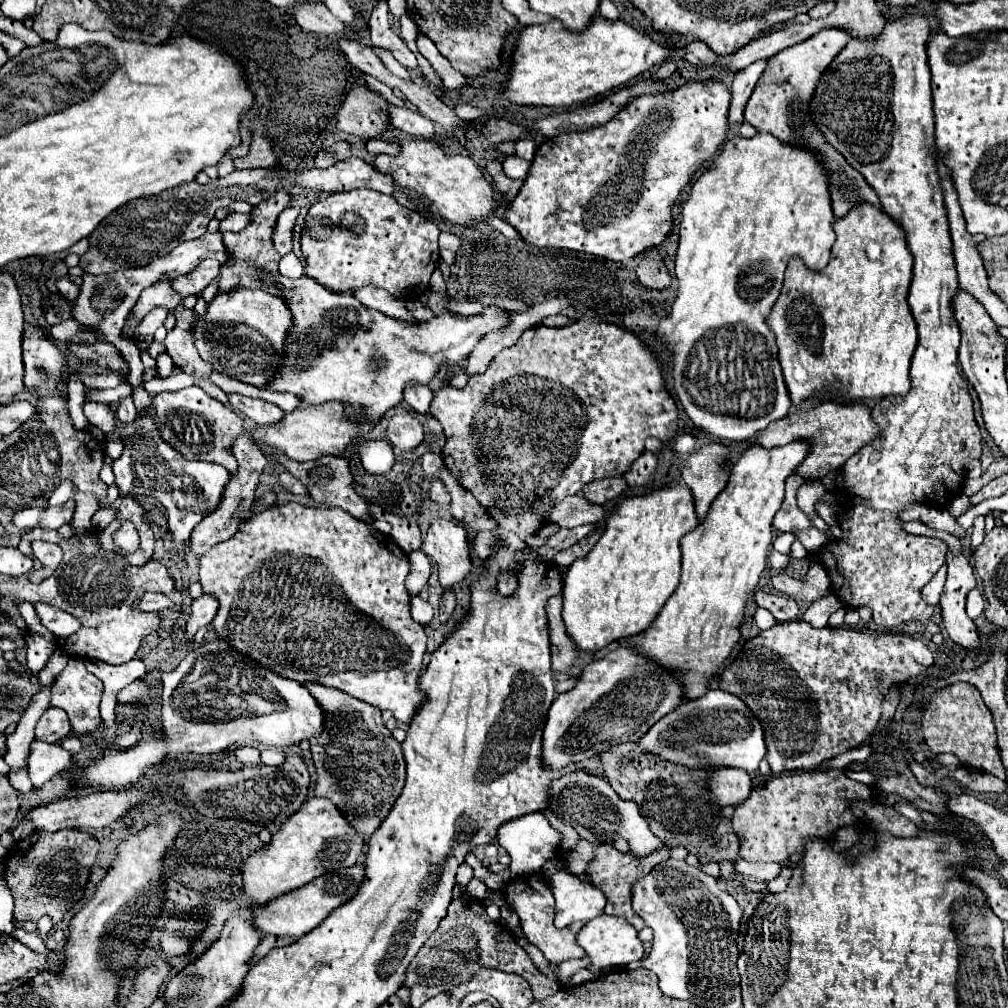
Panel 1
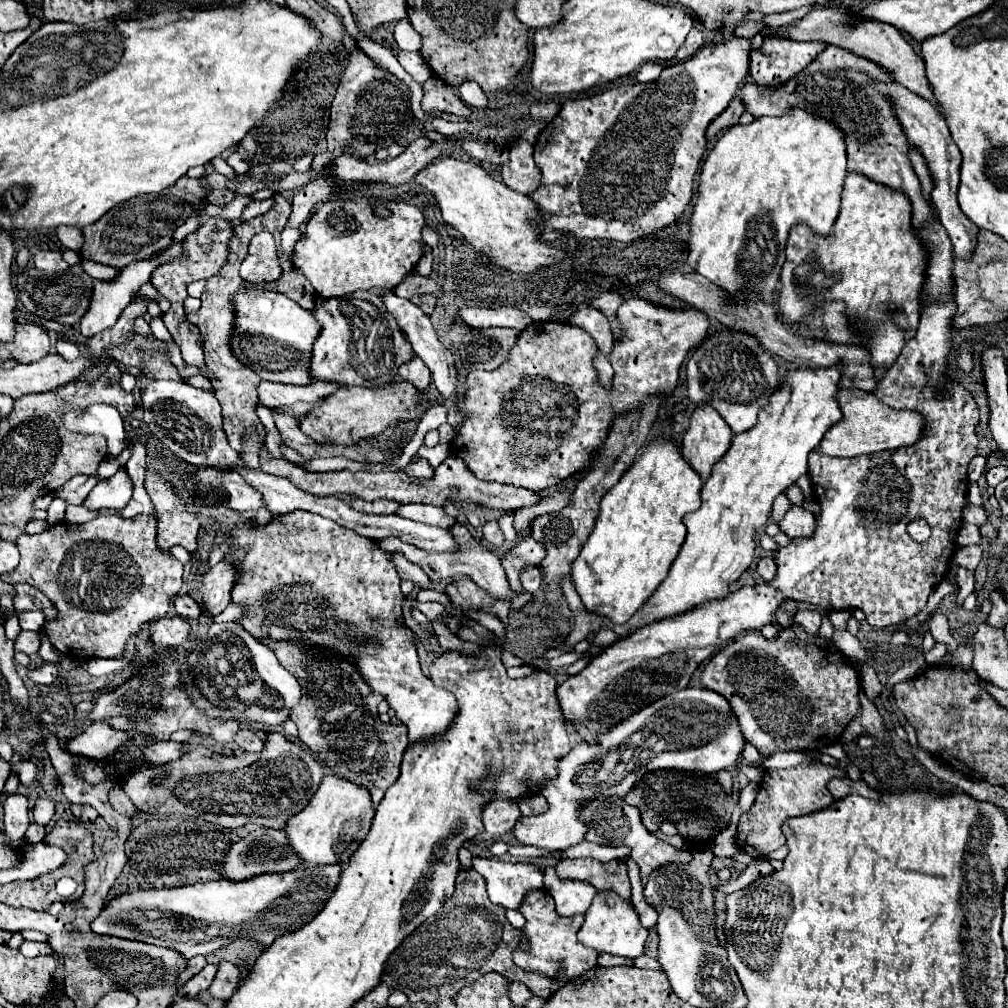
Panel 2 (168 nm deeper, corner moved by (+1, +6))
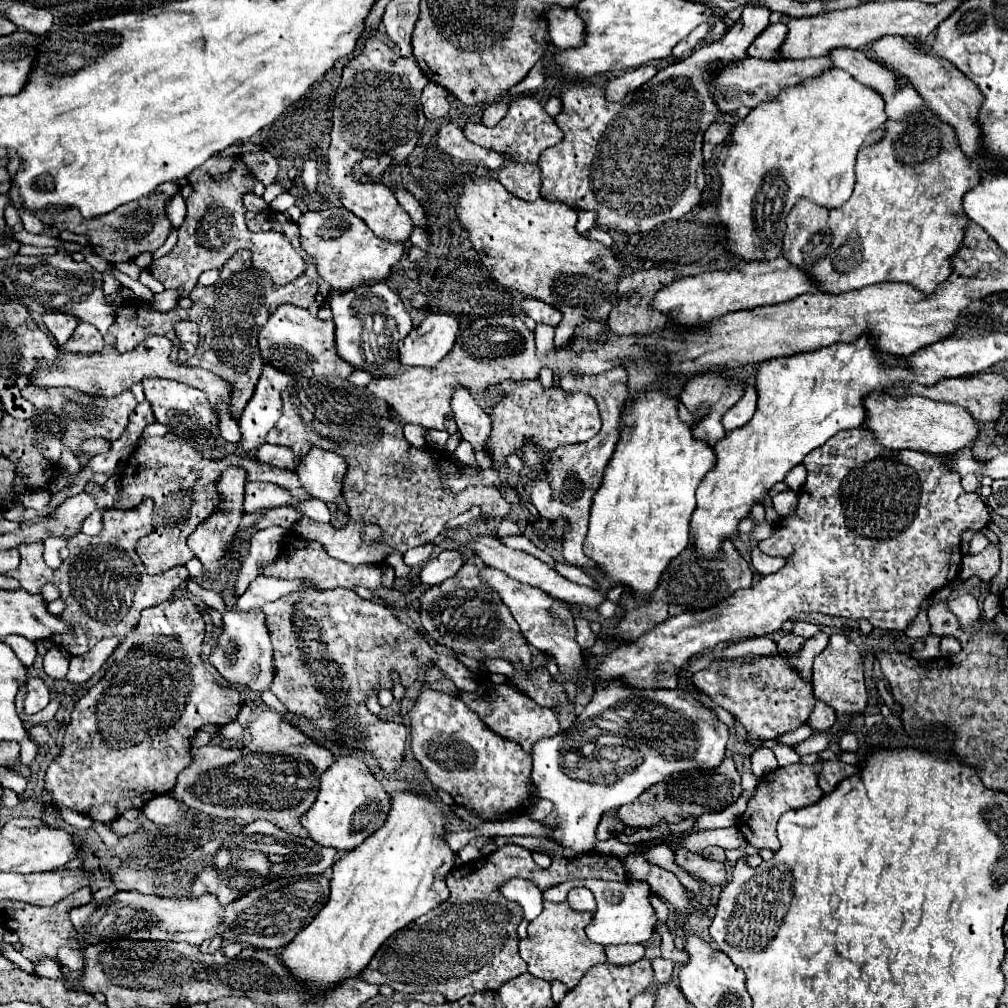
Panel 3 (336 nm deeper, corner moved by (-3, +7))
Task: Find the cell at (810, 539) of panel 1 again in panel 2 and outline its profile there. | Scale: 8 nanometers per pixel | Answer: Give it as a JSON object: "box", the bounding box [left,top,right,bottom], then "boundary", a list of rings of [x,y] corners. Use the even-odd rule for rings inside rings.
{"box":[779,505,815,539],"boundary":[[[793,505],[791,511],[779,521],[779,529],[791,539],[793,537],[807,537],[815,531],[815,517],[805,507]]]}

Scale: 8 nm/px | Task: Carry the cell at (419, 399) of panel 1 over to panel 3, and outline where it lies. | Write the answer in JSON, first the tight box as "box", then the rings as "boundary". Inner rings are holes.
{"box":[399,314,459,368],"boundary":[[[431,314],[411,334],[399,342],[399,360],[403,366],[433,368],[453,348],[459,326],[453,316]]]}

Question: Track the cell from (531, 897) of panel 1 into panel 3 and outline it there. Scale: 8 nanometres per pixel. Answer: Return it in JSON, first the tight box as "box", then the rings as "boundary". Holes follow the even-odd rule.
{"box":[519,900,607,990],"boundary":[[[543,900],[543,912],[529,924],[527,928],[527,938],[519,942],[519,954],[521,958],[527,962],[529,966],[529,974],[541,978],[541,980],[547,980],[547,982],[553,982],[553,980],[559,980],[563,982],[569,990],[575,988],[579,984],[579,980],[589,972],[589,968],[597,966],[597,964],[603,964],[607,958],[603,954],[603,946],[599,944],[593,944],[587,936],[585,936],[585,926],[591,922],[593,918],[593,912],[575,912],[567,902],[549,902],[549,900]]]}

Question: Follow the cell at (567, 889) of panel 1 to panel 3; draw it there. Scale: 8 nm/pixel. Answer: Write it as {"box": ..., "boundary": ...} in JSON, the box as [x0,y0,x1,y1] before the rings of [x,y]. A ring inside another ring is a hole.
{"box":[567,886,595,912],"boundary":[[[585,886],[573,888],[567,894],[567,902],[573,910],[579,910],[579,912],[593,912],[595,910],[595,898],[593,898],[591,890],[585,888]]]}

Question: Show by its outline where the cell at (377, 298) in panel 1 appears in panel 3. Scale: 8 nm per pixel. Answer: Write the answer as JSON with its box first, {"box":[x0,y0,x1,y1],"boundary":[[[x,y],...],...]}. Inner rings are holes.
{"box":[451,386,491,450],"boundary":[[[465,386],[455,388],[451,408],[461,438],[471,442],[475,450],[485,448],[485,440],[489,438],[491,432],[491,420],[489,414],[477,404],[477,400]]]}

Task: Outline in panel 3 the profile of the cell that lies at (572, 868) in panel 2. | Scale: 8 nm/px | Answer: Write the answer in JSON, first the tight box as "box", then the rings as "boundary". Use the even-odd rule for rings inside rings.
{"box":[361,844,627,1002],"boundary":[[[507,844],[505,848],[501,848],[501,850],[497,850],[489,856],[479,858],[479,862],[461,864],[455,870],[451,870],[451,874],[447,874],[447,886],[449,886],[449,892],[451,892],[447,904],[443,902],[441,906],[431,910],[427,916],[421,916],[415,922],[411,922],[411,926],[405,926],[403,930],[399,930],[399,934],[393,934],[379,948],[379,954],[375,954],[375,958],[371,960],[367,970],[363,970],[361,980],[369,982],[369,984],[377,984],[377,986],[387,984],[395,992],[401,992],[401,994],[441,992],[447,1002],[455,1002],[465,994],[473,994],[473,992],[481,992],[481,990],[497,990],[507,980],[511,980],[519,974],[525,974],[527,964],[517,954],[517,944],[519,944],[517,926],[523,920],[521,908],[519,908],[519,904],[505,900],[497,892],[497,888],[507,878],[513,878],[513,876],[531,878],[541,890],[547,890],[551,886],[557,886],[561,882],[575,880],[575,878],[627,880],[627,872],[623,868],[623,862],[615,856],[605,856],[605,854],[599,854],[599,852],[591,852],[591,854],[579,854],[575,858],[561,858],[561,860],[553,858],[553,864],[547,870],[541,870],[533,862],[533,856],[527,848],[517,846],[517,844]]]}

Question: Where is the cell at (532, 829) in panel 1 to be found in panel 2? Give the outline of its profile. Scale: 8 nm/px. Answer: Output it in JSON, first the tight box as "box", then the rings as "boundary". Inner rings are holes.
{"box":[513,689,743,849],"boundary":[[[683,689],[655,703],[639,709],[639,713],[631,715],[631,719],[623,719],[623,723],[609,727],[607,733],[597,735],[597,743],[579,743],[575,745],[563,759],[559,759],[559,771],[555,779],[549,779],[541,787],[541,795],[545,795],[549,809],[547,813],[537,817],[521,817],[515,824],[513,835],[523,845],[537,845],[545,849],[567,849],[577,845],[587,835],[587,825],[579,819],[579,807],[589,803],[591,799],[599,797],[625,797],[635,783],[645,775],[645,771],[659,771],[659,769],[679,769],[679,771],[703,771],[703,773],[717,773],[721,769],[729,769],[737,763],[743,751],[743,733],[737,725],[737,719],[731,711],[727,699],[719,693],[709,689]]]}

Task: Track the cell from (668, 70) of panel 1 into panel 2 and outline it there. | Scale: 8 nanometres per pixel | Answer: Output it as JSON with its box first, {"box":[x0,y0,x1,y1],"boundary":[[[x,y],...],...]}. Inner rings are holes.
{"box":[635,61,663,83],"boundary":[[[657,61],[645,63],[645,65],[643,65],[643,67],[637,71],[635,79],[637,79],[639,83],[647,83],[647,81],[653,81],[653,79],[657,79],[657,77],[659,77],[661,69],[663,69],[663,63],[657,63]]]}

